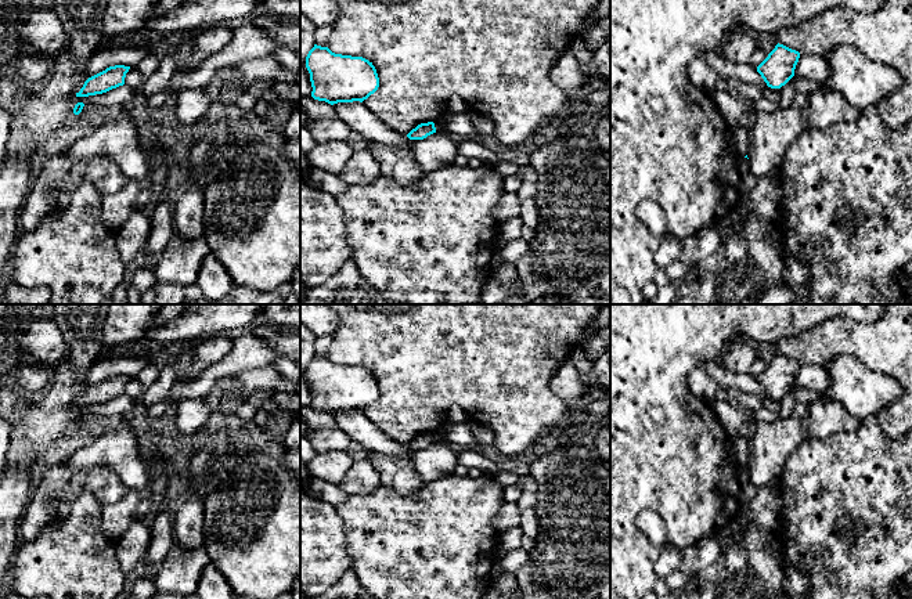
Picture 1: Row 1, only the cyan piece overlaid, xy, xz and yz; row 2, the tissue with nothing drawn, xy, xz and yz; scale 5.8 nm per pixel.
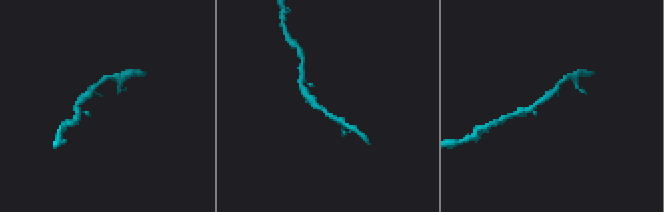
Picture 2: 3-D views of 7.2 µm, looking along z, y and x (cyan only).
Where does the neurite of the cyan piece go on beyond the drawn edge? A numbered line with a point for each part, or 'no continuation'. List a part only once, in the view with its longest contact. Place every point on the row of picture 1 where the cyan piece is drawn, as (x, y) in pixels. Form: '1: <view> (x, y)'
no continuation

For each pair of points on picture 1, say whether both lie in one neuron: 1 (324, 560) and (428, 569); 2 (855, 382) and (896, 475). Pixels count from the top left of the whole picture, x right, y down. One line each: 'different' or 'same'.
1: different
2: different

